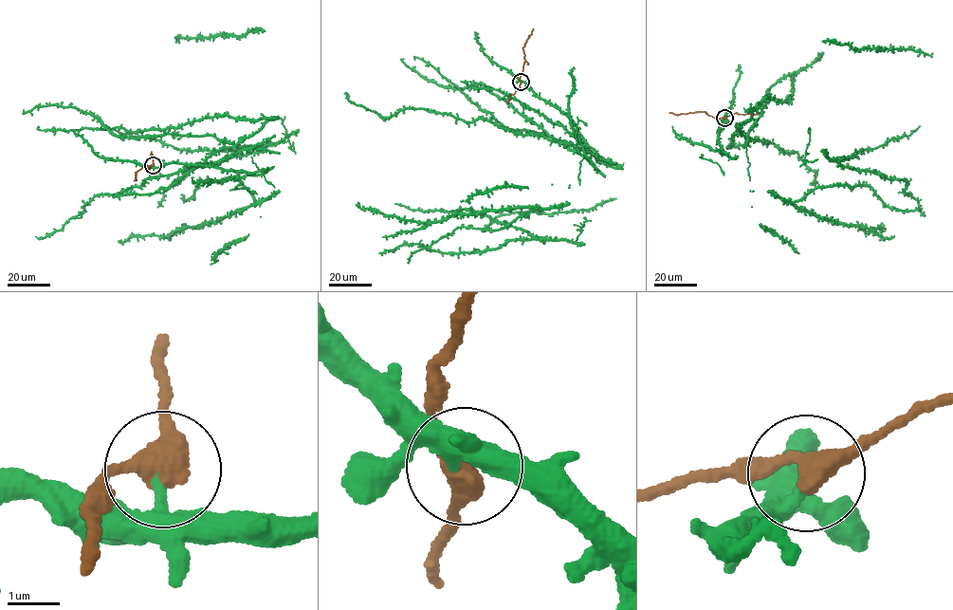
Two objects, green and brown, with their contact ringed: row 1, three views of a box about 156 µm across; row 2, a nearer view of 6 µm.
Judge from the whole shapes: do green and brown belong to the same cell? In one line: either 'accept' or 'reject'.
reject

